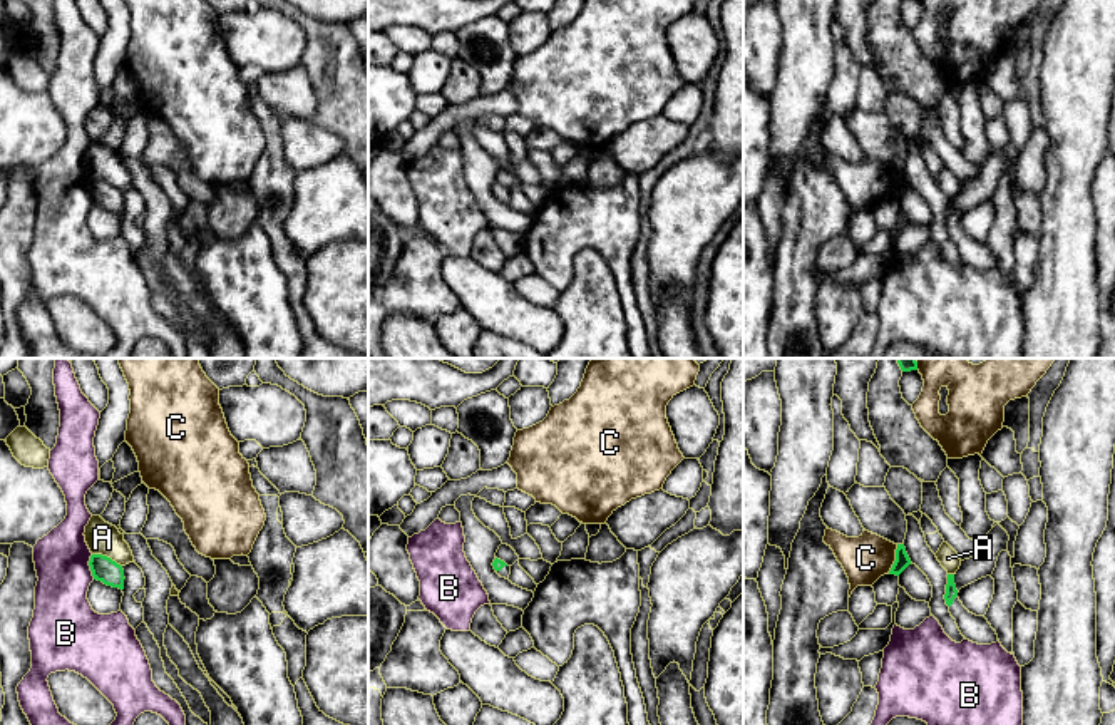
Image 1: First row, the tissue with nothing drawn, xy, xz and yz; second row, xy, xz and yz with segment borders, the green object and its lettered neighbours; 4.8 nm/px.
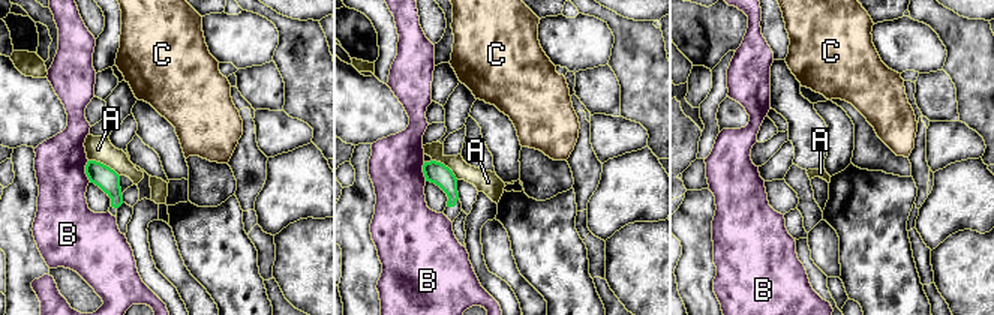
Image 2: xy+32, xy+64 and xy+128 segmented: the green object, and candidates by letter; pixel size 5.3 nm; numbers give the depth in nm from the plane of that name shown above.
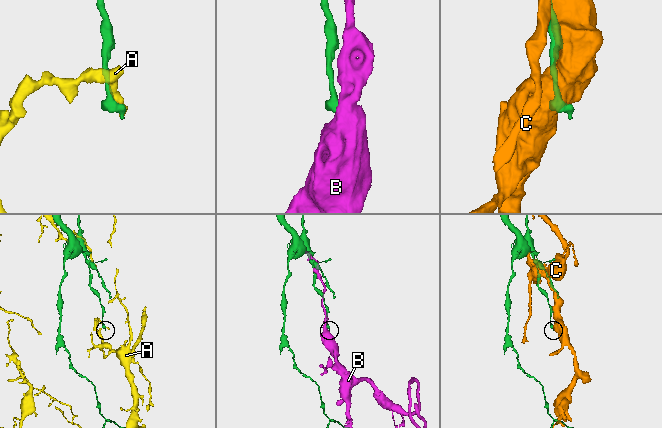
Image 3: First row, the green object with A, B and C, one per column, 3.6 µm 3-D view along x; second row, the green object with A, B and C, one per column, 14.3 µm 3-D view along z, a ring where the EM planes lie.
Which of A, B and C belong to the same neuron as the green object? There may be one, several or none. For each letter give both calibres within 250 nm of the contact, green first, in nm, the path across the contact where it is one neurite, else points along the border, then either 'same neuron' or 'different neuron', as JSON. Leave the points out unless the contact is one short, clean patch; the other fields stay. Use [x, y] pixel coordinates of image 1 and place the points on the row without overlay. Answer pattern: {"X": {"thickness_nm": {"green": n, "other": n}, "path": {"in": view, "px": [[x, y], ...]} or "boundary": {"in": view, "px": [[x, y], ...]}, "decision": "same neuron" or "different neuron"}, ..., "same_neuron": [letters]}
{"A": {"thickness_nm": {"green": 120, "other": 160}, "boundary": {"in": "xy", "px": [[92, 178], [109, 181], [121, 191]]}, "decision": "different neuron"}, "B": {"thickness_nm": {"green": 120, "other": 260}, "decision": "different neuron"}, "C": {"thickness_nm": {"green": 70, "other": 220}, "decision": "different neuron"}, "same_neuron": []}

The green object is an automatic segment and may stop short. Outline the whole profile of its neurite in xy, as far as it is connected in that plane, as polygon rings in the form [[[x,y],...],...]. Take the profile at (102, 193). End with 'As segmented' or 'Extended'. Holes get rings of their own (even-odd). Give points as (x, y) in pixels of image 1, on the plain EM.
[[[92,179],[89,186],[94,204],[107,211],[124,214],[124,194],[121,189],[102,179]]]. As segmented

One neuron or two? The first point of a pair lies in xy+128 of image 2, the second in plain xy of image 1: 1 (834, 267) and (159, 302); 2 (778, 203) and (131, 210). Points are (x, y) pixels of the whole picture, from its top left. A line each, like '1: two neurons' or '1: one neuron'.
1: two neurons
2: two neurons

